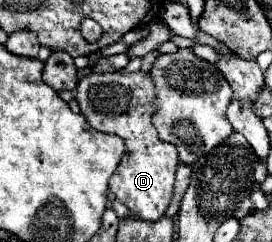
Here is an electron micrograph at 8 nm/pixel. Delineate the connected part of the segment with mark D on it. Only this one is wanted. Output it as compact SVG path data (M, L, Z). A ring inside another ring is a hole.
M88 72L76 88L76 102L86 116L88 124L98 132L116 134L124 140L126 152L108 180L110 192L128 206L128 210L142 220L158 220L164 216L170 200L178 154L172 144L158 138L152 126L152 110L156 110L156 92L150 74L144 72Z

